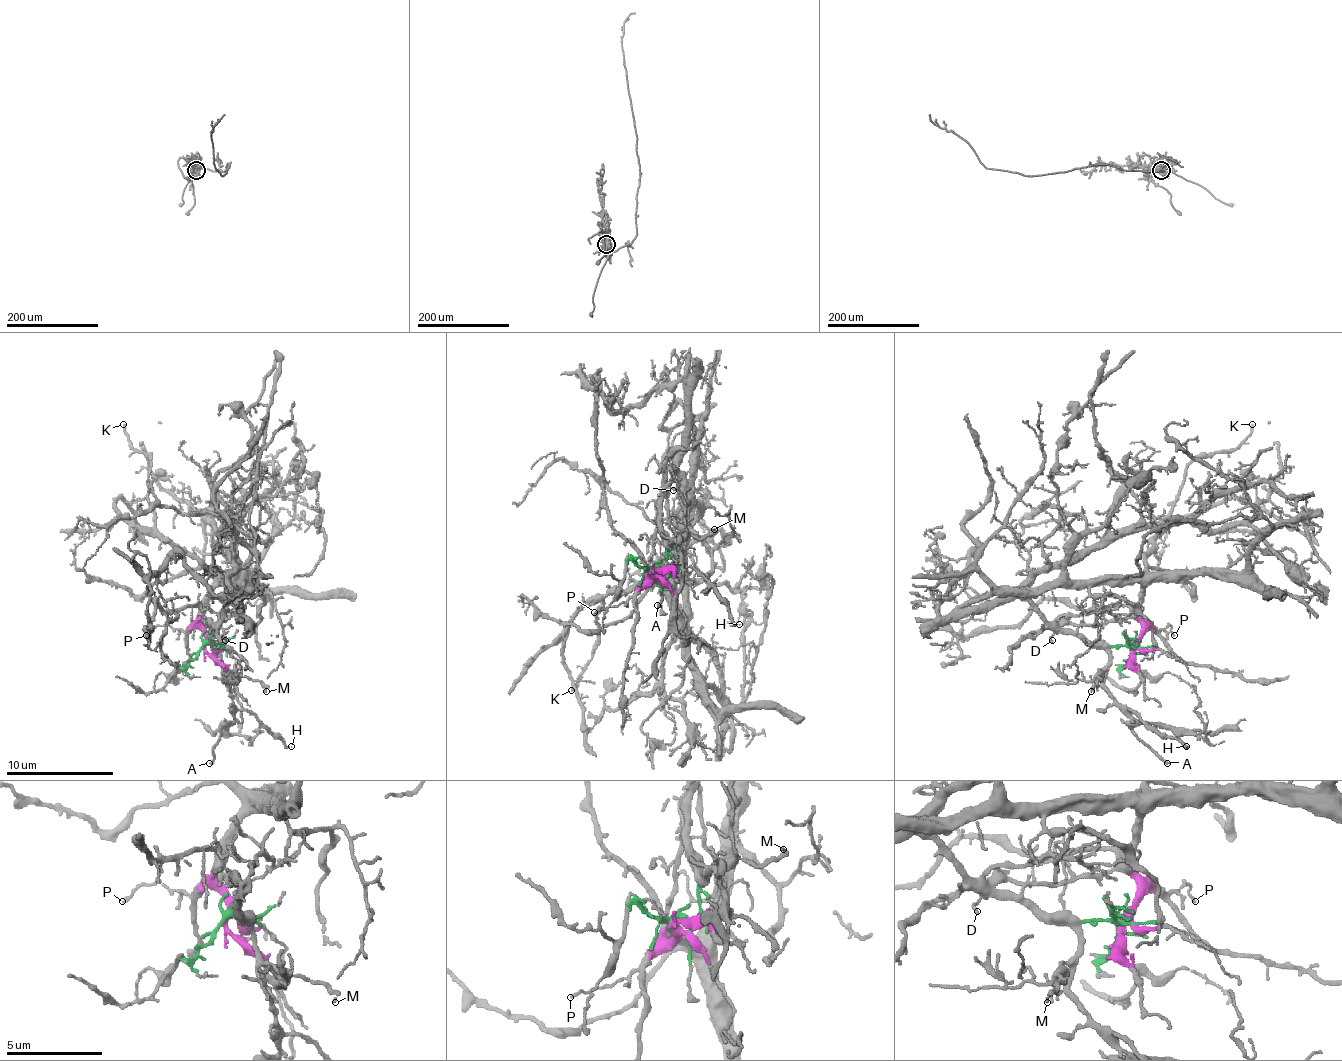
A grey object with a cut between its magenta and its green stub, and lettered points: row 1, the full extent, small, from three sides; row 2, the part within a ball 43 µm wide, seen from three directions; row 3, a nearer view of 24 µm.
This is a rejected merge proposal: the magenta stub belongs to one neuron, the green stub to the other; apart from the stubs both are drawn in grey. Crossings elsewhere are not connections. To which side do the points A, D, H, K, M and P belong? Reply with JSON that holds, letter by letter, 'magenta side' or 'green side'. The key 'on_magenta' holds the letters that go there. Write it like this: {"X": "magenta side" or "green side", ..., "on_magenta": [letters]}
{"A": "green side", "D": "green side", "H": "green side", "K": "magenta side", "M": "green side", "P": "magenta side", "on_magenta": ["K", "P"]}

